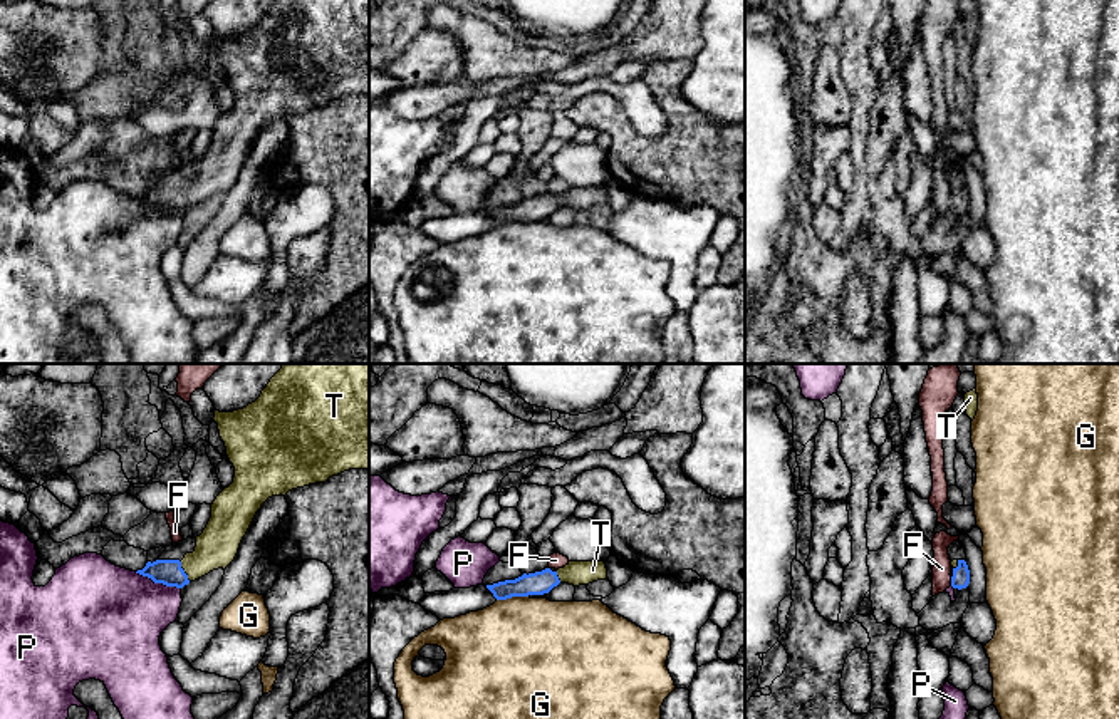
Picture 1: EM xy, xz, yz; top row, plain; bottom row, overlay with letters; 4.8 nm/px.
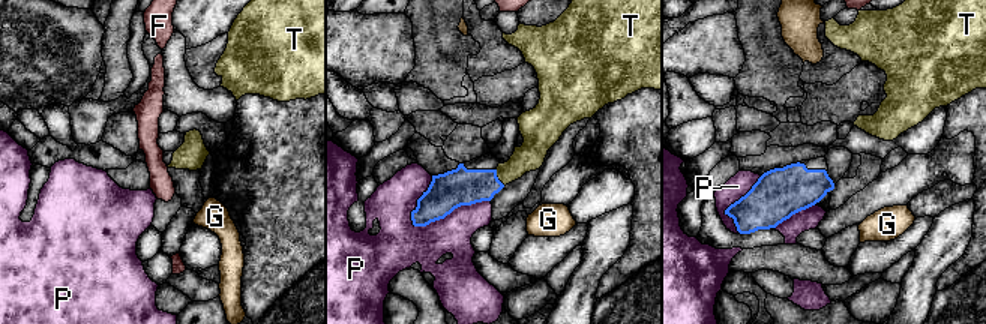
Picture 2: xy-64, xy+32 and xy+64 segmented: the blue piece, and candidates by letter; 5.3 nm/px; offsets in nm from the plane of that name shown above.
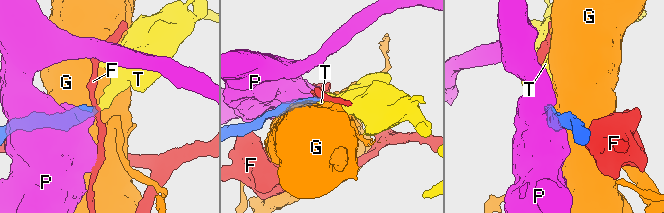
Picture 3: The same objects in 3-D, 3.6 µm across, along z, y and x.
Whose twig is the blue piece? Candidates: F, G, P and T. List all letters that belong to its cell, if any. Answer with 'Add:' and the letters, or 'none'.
Add: T

